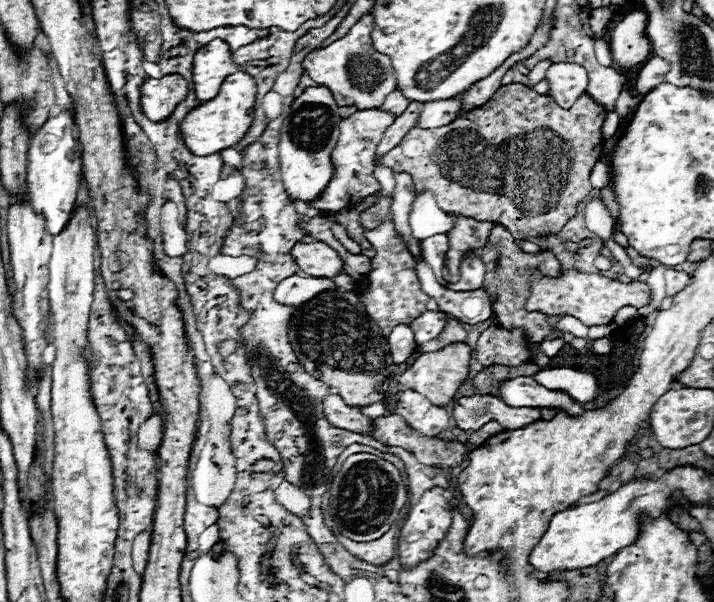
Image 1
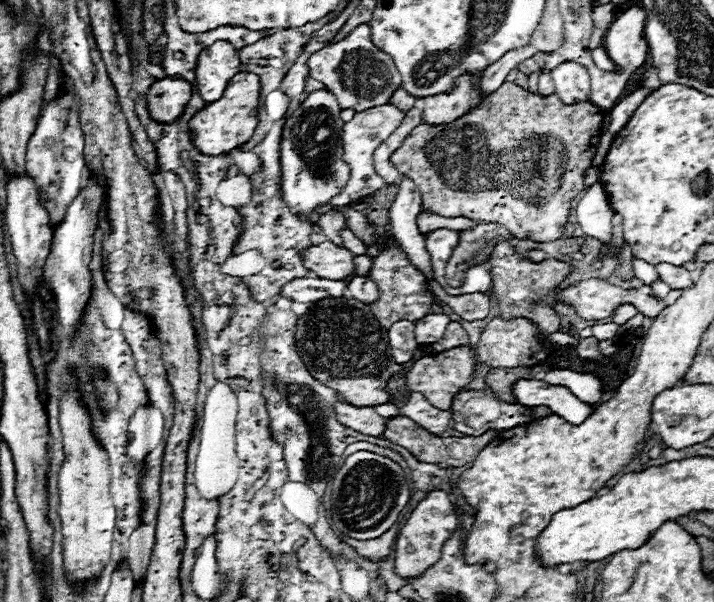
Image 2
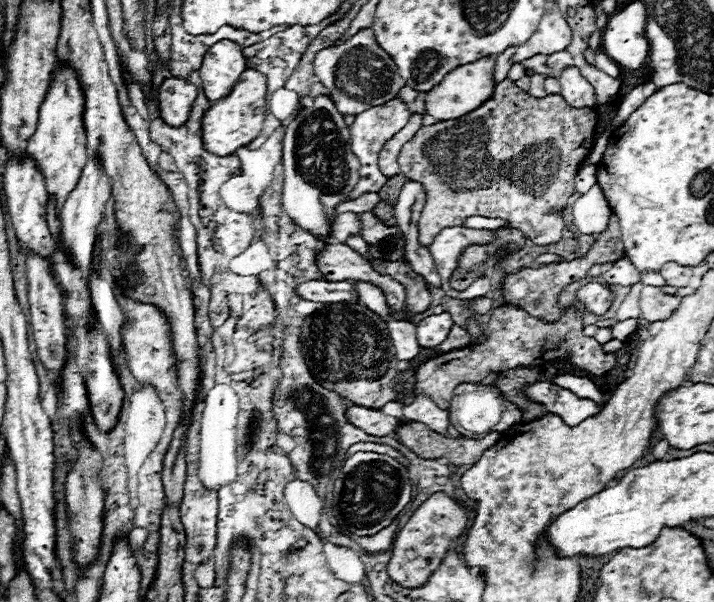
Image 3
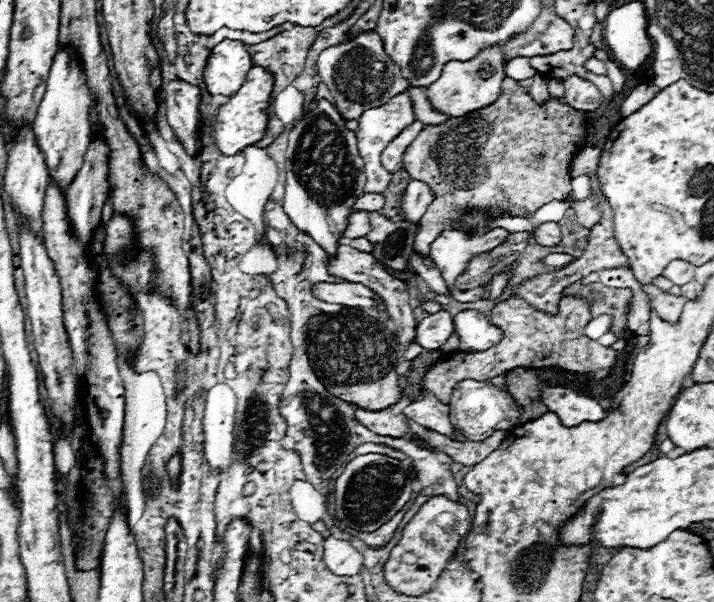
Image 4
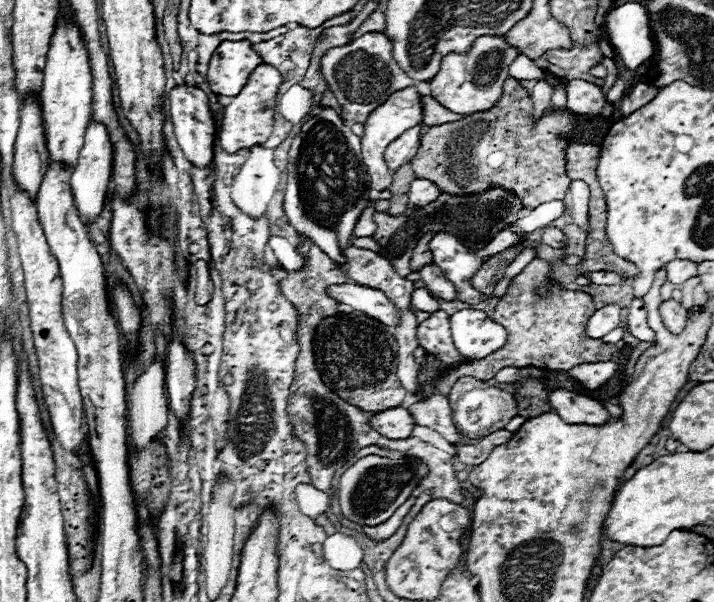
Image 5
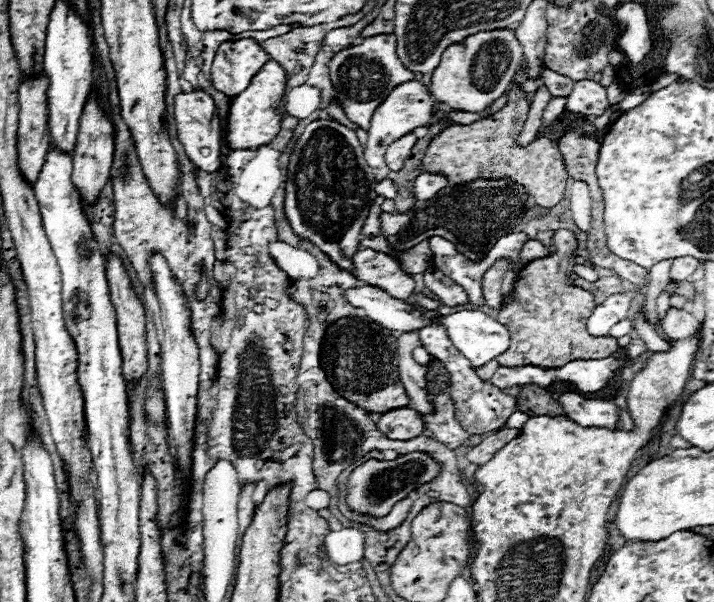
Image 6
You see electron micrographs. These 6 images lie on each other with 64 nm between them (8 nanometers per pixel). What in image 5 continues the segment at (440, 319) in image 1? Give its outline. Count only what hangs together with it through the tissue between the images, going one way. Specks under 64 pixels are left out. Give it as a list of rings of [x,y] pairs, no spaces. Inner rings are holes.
[[[442,310],[434,312],[428,320],[418,324],[418,342],[426,352],[434,354],[450,368],[456,368],[458,364],[466,362],[466,358],[452,344],[448,314]]]

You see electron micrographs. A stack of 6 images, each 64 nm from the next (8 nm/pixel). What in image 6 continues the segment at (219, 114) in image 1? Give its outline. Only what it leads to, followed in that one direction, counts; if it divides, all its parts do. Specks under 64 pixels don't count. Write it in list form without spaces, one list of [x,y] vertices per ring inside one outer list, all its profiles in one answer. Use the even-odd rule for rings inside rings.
[[[270,60],[266,62],[260,72],[252,78],[250,86],[240,92],[230,106],[230,116],[228,116],[228,132],[226,132],[226,142],[232,148],[260,148],[276,138],[276,134],[282,130],[282,112],[280,112],[280,102],[282,96],[286,94],[286,84],[288,76],[286,70]]]

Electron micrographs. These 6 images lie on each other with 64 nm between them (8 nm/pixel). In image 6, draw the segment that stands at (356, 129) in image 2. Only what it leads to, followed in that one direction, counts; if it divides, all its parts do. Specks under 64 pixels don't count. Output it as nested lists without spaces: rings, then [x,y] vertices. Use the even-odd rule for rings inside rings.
[[[408,80],[406,84],[400,84],[398,88],[394,88],[394,92],[390,92],[390,96],[376,108],[372,120],[370,120],[370,130],[368,130],[368,144],[364,148],[364,158],[370,164],[370,168],[374,170],[376,180],[382,180],[388,176],[388,168],[384,162],[384,152],[386,148],[402,138],[406,132],[412,132],[418,126],[426,126],[430,124],[432,116],[434,116],[434,108],[436,108],[436,100],[430,94],[430,90],[422,84],[422,80]]]

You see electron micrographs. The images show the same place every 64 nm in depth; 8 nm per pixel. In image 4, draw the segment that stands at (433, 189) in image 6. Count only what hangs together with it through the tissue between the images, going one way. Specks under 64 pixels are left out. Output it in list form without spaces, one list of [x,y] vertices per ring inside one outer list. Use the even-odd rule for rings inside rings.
[[[412,180],[402,196],[402,214],[406,220],[412,222],[420,220],[432,202],[434,202],[434,192],[430,190],[430,186],[420,180]]]

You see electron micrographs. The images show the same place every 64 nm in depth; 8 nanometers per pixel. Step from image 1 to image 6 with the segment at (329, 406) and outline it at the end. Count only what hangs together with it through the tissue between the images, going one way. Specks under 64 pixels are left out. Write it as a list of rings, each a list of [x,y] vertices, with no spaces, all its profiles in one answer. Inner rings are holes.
[[[412,408],[390,410],[382,414],[376,424],[378,424],[378,430],[390,436],[392,440],[410,440],[410,438],[420,436],[424,430],[422,414]]]

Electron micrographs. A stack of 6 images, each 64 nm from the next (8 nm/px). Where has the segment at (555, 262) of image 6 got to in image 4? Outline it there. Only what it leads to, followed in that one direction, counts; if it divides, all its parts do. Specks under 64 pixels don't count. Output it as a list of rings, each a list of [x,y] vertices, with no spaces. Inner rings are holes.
[[[556,222],[542,224],[538,230],[534,230],[534,234],[538,236],[538,242],[546,244],[546,246],[558,246],[562,240],[562,232],[560,232],[560,226]],[[516,294],[510,296],[504,302],[498,302],[492,310],[490,322],[502,328],[504,338],[498,346],[486,350],[486,352],[454,352],[448,358],[442,358],[436,362],[424,378],[424,388],[438,396],[444,404],[450,402],[454,386],[464,380],[490,380],[494,376],[504,374],[504,370],[512,368],[562,368],[570,372],[584,372],[584,370],[598,370],[614,366],[616,362],[616,350],[600,346],[596,340],[590,340],[584,334],[586,324],[590,322],[592,304],[586,298],[576,296],[562,296],[558,302],[558,312],[548,314],[542,310],[536,310],[534,306],[526,304],[526,300],[518,298]]]

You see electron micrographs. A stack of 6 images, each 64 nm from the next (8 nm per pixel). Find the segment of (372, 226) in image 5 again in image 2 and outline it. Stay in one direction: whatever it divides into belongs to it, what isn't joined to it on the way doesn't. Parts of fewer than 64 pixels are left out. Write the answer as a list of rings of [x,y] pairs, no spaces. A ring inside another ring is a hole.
[[[328,212],[328,214],[322,214],[316,222],[316,232],[324,234],[330,242],[334,242],[336,246],[342,246],[342,236],[340,232],[348,228],[346,226],[346,218],[340,214],[340,212]]]

